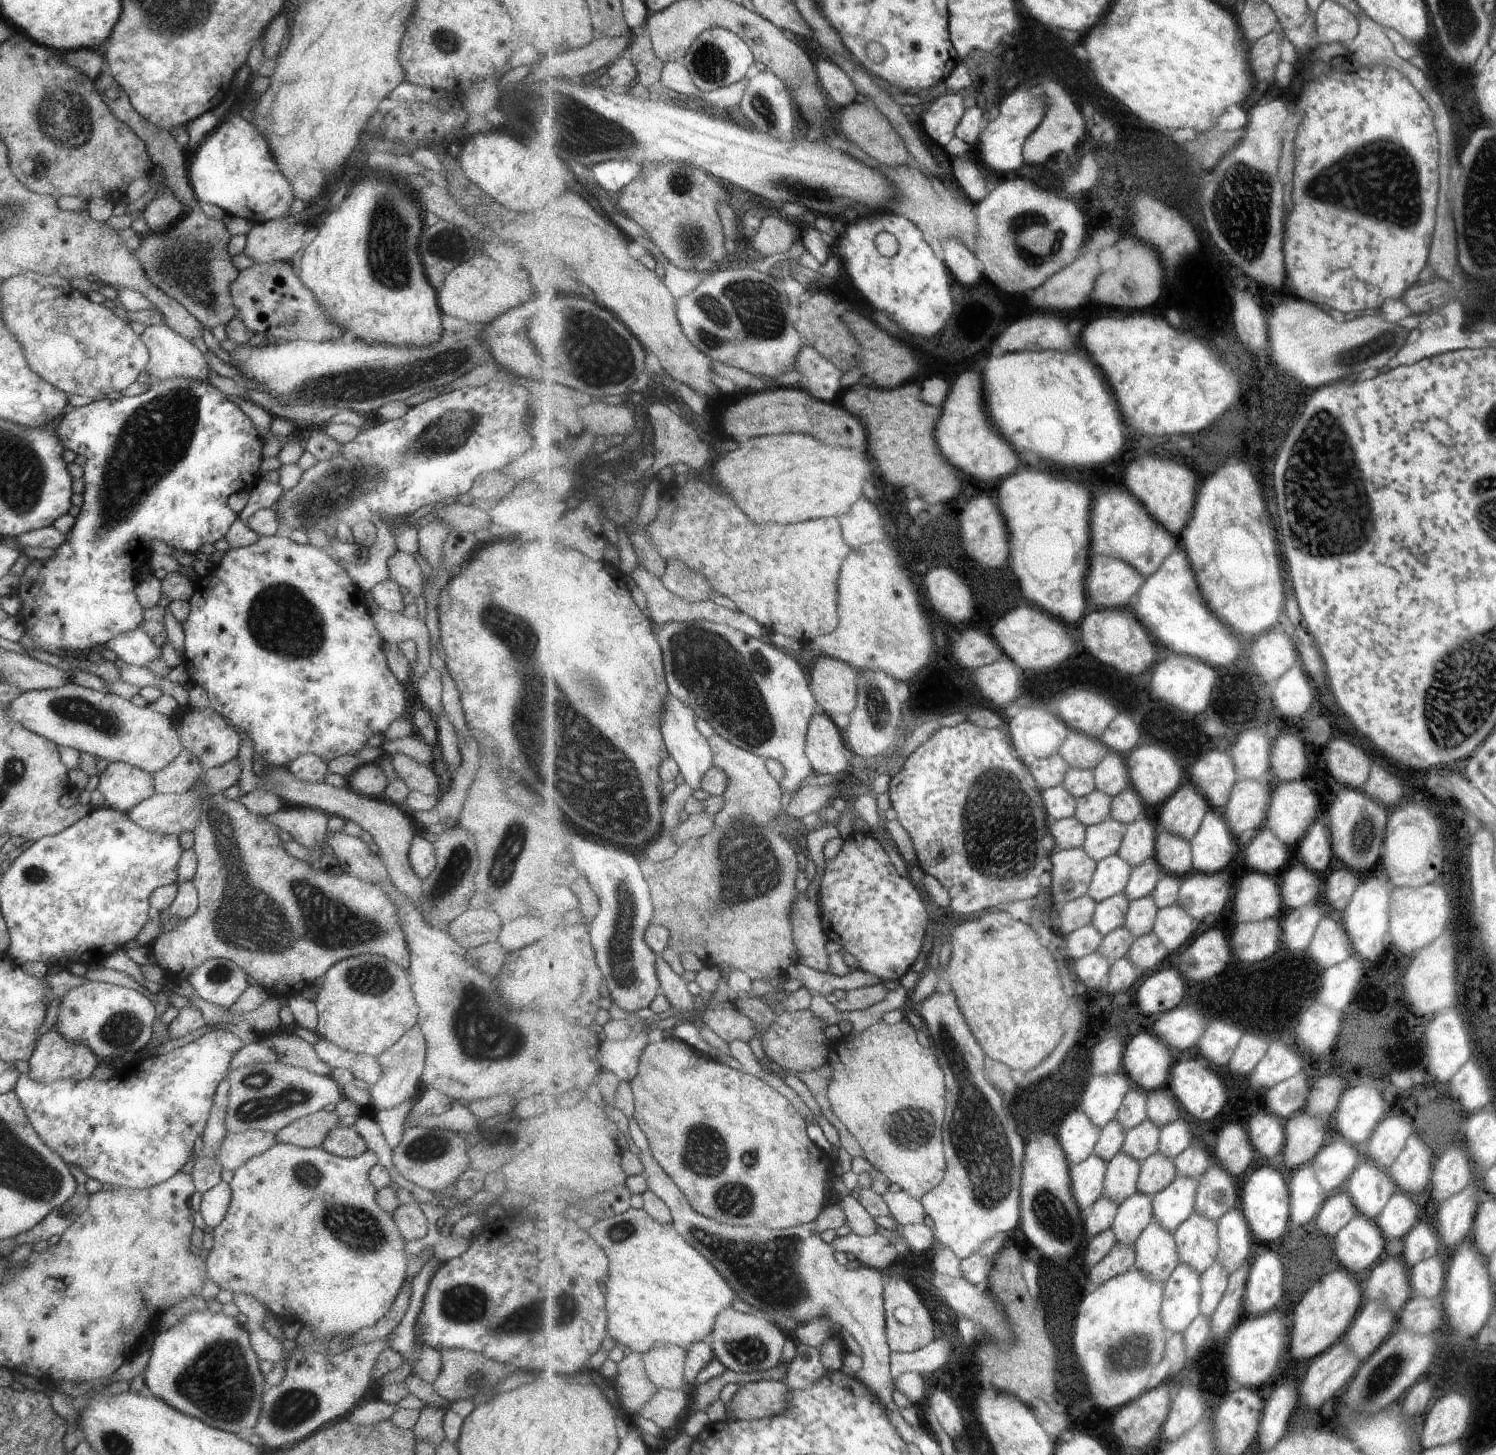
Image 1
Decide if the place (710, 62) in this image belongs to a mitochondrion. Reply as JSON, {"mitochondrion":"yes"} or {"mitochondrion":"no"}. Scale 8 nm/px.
{"mitochondrion":"yes"}

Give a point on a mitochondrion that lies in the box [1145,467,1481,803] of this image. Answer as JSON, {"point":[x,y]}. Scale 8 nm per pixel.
{"point":[1334,528]}

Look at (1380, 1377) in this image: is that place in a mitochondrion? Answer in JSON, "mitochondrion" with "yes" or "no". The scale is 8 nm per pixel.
{"mitochondrion":"yes"}

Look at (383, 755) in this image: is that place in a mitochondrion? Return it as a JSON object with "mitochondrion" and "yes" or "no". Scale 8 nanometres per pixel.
{"mitochondrion":"no"}

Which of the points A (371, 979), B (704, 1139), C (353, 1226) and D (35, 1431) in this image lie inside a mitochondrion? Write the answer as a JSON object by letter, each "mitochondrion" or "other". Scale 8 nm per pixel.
{"A":"mitochondrion","B":"mitochondrion","C":"mitochondrion","D":"other"}

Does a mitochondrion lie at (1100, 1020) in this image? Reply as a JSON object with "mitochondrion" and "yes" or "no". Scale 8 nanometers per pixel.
{"mitochondrion":"no"}

